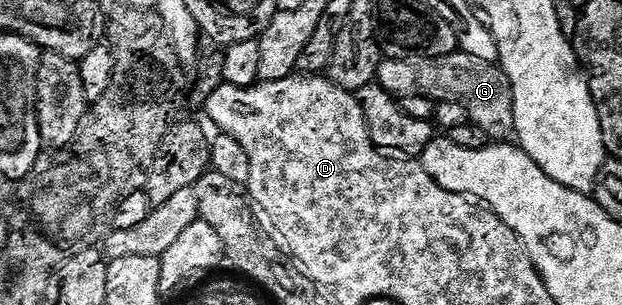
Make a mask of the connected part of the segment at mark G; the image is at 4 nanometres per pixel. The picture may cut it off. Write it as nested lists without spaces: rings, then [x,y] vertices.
[[[458,52],[434,58],[390,58],[382,61],[376,81],[398,100],[407,97],[427,97],[435,103],[459,104],[467,108],[469,121],[474,126],[486,130],[490,139],[504,139],[501,138],[504,134],[514,133],[513,86],[496,61],[488,62],[477,54],[469,53],[473,52]]]

